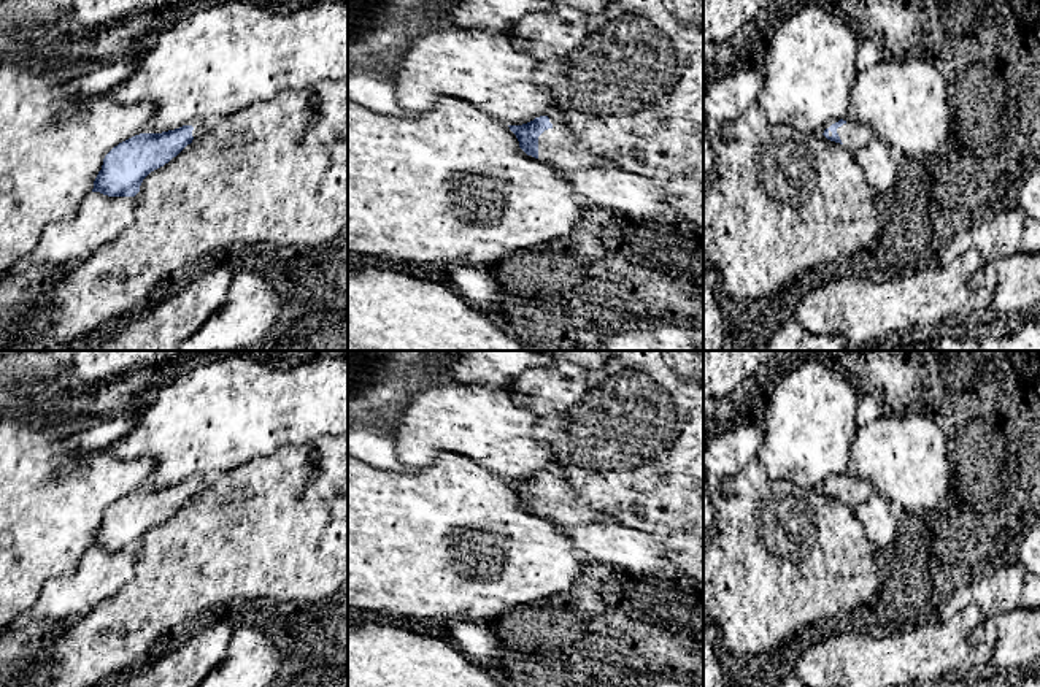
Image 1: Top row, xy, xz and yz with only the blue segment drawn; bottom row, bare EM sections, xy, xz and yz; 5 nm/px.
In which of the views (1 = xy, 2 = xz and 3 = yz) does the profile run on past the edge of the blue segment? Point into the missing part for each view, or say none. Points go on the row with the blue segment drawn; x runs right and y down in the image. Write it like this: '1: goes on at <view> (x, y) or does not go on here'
1: goes on at xy (199, 126)
2: goes on at xz (558, 148)
3: goes on at yz (855, 135)

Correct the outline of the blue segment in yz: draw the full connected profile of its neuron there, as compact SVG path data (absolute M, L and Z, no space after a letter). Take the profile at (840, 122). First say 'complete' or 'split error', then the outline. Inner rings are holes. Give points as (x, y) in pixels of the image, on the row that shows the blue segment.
split error | M851 116L840 121L830 121L822 135L830 141L843 144L851 154L865 148L875 138L872 127Z

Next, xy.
split error | M195 121L175 130L140 133L119 143L105 155L92 192L135 197L143 179L176 157L206 125L206 121Z

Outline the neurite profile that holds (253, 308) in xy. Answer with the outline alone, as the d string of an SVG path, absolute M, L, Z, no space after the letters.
M237 271L225 301L178 346L178 351L240 351L275 330L283 301L267 276Z

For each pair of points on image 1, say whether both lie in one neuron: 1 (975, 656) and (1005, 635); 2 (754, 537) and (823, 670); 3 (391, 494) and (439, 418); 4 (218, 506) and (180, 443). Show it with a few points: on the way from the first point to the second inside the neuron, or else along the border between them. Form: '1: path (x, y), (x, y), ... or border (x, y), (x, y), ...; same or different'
1: border (983, 619), (969, 641), (989, 644), (988, 660); different
2: border (812, 646), (794, 665); different
3: border (443, 451), (427, 465), (410, 468); different
4: border (243, 464), (208, 478); different

